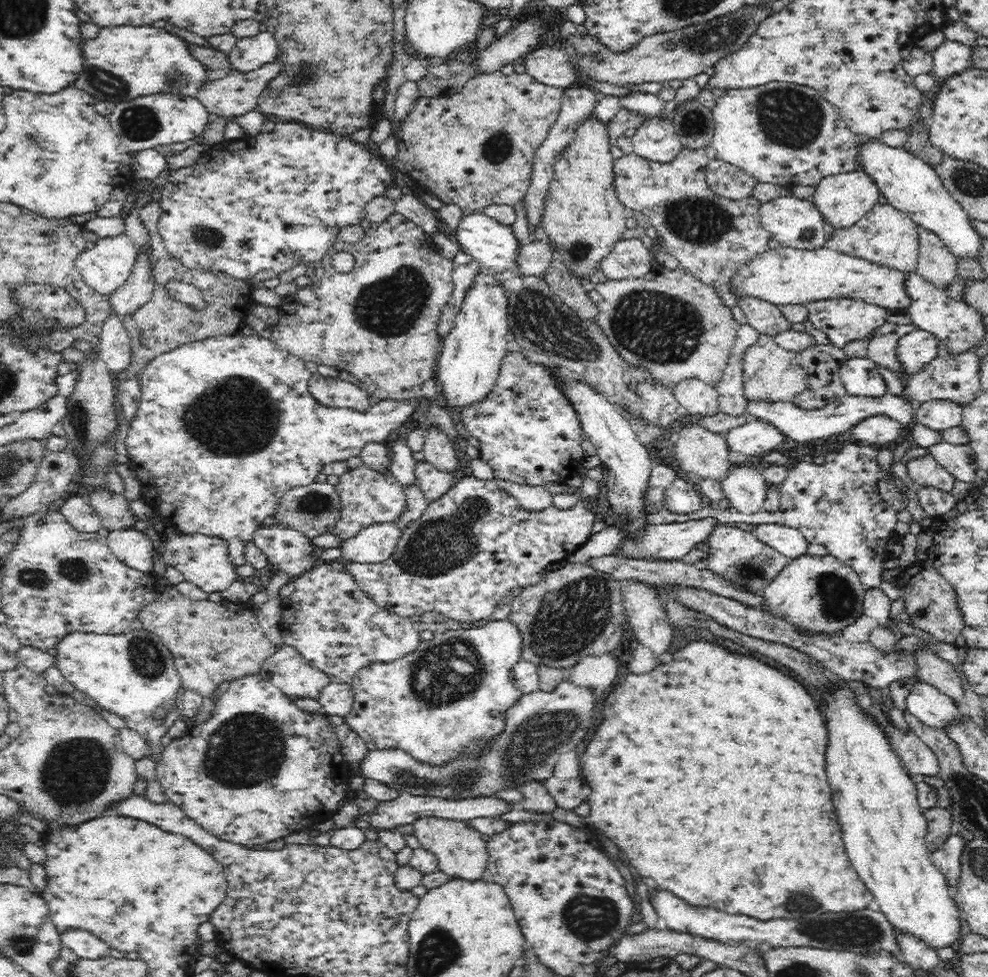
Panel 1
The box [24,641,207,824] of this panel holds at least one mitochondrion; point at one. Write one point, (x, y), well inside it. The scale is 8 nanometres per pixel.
(77, 773)

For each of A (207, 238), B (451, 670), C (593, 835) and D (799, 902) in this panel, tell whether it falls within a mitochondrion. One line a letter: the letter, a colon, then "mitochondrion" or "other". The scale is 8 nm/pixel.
A: mitochondrion
B: mitochondrion
C: other
D: mitochondrion

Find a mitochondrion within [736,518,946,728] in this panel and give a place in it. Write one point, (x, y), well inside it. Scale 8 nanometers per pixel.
(835, 597)

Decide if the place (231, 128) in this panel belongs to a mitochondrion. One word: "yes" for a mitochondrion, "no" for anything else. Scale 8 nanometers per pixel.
no

